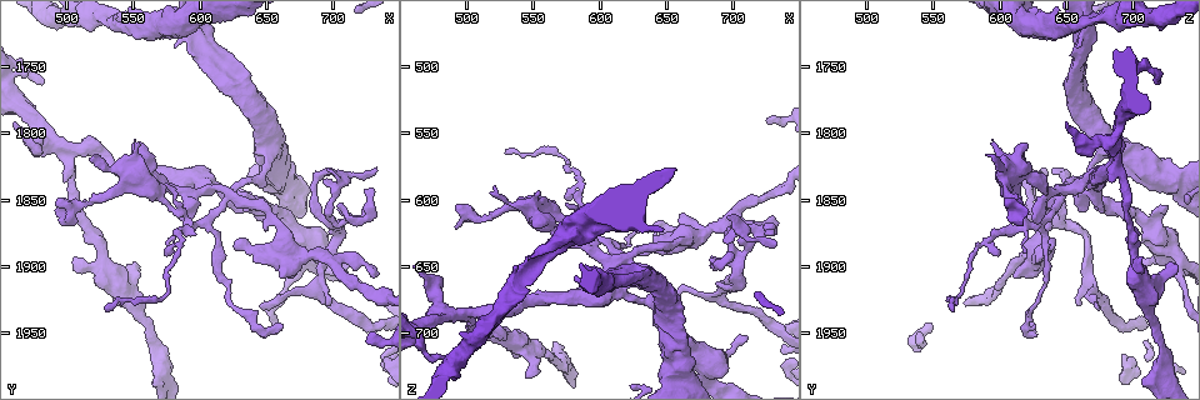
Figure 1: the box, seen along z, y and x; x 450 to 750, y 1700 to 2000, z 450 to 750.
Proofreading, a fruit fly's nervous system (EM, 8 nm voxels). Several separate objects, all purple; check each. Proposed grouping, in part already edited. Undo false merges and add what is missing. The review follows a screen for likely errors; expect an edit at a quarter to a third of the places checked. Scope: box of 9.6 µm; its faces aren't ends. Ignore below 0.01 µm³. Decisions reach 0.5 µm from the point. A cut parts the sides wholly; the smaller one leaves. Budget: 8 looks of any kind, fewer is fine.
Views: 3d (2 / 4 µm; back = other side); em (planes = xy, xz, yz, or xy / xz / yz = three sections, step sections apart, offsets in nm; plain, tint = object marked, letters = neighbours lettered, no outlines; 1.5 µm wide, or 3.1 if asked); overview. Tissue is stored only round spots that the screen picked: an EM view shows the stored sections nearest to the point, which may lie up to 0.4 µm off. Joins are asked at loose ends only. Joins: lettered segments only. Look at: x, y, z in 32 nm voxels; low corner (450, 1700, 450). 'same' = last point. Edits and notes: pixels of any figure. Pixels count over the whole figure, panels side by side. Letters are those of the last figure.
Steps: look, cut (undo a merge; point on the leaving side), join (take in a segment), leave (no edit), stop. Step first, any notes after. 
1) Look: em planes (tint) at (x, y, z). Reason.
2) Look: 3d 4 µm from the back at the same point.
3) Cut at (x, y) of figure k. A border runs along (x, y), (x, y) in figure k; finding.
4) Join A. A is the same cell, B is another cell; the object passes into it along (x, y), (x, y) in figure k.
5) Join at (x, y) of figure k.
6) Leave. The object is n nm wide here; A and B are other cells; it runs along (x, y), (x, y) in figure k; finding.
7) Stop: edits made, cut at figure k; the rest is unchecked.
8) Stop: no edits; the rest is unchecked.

Look: 3d 4 µm at (712, 1902, 704). Branch stops here.

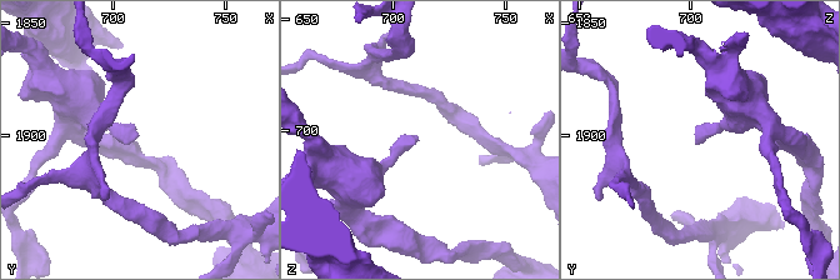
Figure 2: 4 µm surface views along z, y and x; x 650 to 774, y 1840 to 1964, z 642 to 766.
Look: em planes (letters) at (711, 1902, 702). Now the EM.

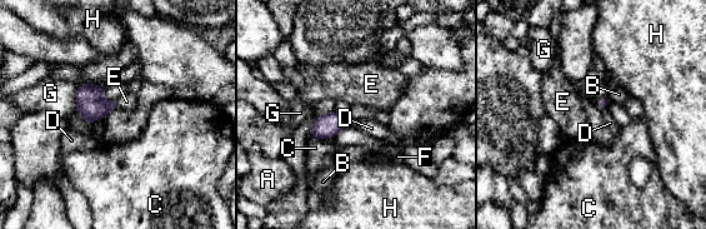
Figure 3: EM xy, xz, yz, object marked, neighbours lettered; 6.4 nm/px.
Join E. E is the same cell, A, B, C, D, F, G and H are other cells; the object passes into it along (90, 104), (116, 104), (126, 101) in figure 3; the neuron continues.

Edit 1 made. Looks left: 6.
Look: overview. Redraw.

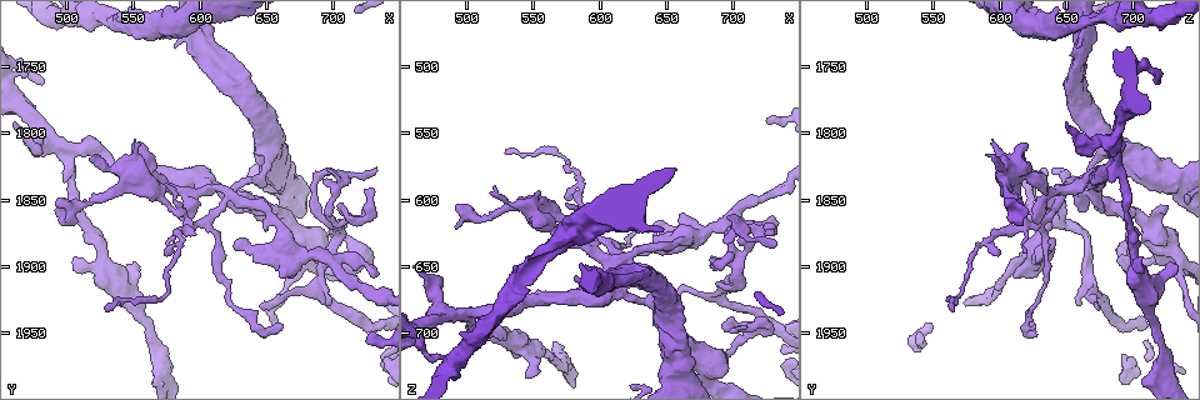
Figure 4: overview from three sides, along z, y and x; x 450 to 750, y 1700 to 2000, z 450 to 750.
Look: em planes (plain) at (566, 1982, 706). An open end.

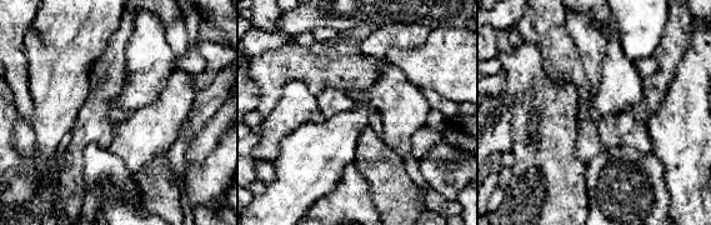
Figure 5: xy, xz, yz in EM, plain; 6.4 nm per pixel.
Look: em planes (letters) at the same point.

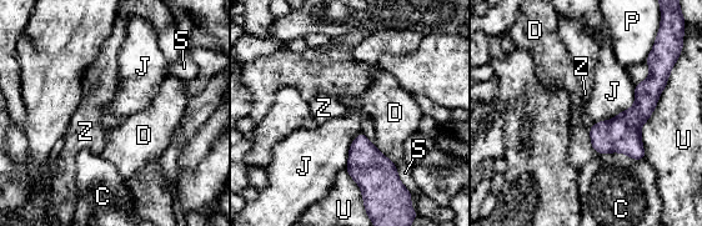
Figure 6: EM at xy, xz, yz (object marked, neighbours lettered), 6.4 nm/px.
Leave. C, D, J, P, S, U and Z are other cells; a border runs along (636, 85), (630, 108), (595, 122) in figure 6; none of them fits.

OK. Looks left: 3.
Look: em yz step 4 (letters) at (646, 1930, 674). Thin end.

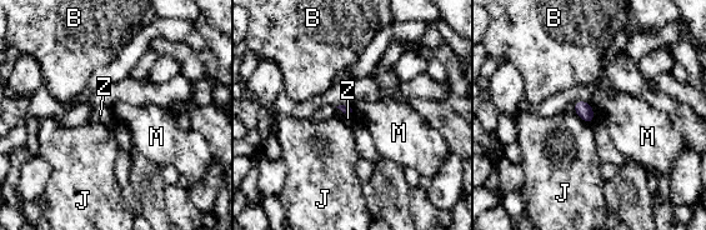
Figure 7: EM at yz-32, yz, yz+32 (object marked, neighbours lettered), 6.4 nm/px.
Leave. B, J, M and Z are other cells; a border runs along (589, 104), (594, 121) in figure 7; no lettered segment goes on from it.

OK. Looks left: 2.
Stop: edits made, join at figure 3; the rest is unchecked.

